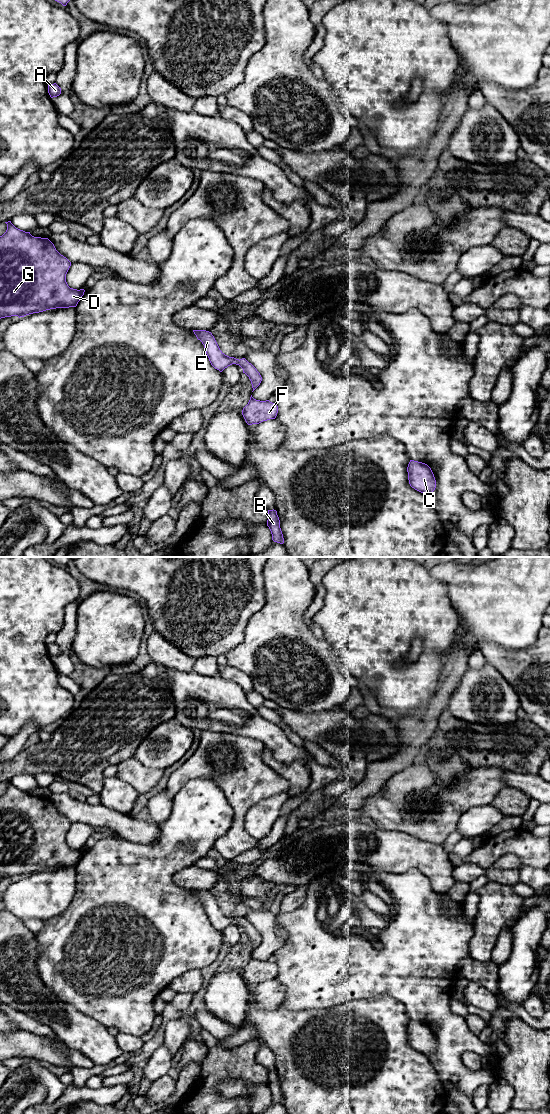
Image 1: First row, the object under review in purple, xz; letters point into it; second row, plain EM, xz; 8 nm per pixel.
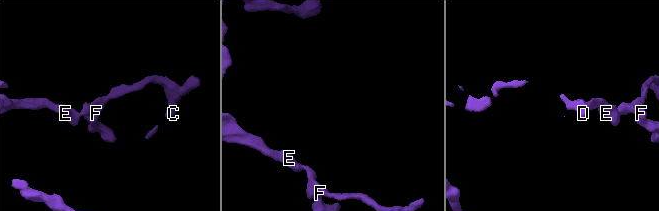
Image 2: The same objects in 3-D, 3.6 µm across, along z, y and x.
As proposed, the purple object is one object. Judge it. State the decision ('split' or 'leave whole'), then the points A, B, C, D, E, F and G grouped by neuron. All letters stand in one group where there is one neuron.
leave whole; A B C D E F G

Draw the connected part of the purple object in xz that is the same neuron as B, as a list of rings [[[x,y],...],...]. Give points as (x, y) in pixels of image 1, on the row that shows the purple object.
[[[268,510],[268,520],[267,520],[267,526],[269,527],[271,534],[272,534],[272,540],[274,542],[283,544],[284,538],[283,534],[280,528],[280,520],[277,515],[276,510]]]

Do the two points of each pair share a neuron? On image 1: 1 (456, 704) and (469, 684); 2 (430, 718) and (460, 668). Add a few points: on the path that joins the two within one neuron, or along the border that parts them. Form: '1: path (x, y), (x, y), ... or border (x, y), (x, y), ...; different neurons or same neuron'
1: path (461, 699), (469, 689); same neuron
2: path (435, 706), (449, 680); same neuron

